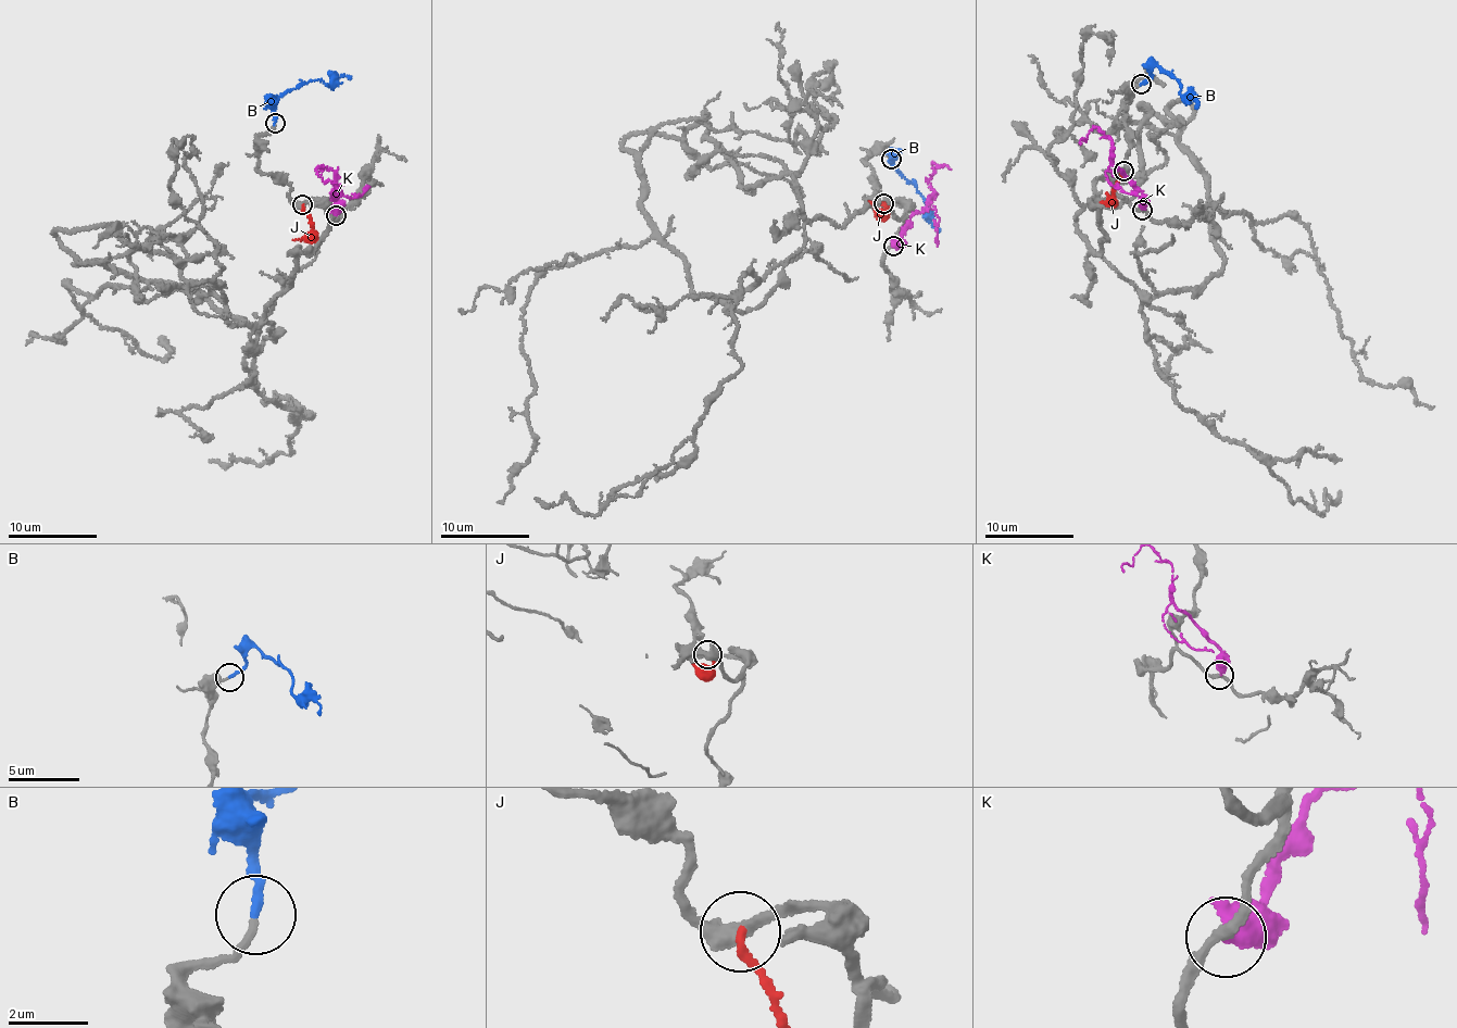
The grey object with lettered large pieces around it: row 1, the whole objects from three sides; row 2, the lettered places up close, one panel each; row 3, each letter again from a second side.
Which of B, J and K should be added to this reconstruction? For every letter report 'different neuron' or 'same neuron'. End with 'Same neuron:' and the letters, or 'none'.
B: same neuron
J: different neuron
K: different neuron
Same neuron: B

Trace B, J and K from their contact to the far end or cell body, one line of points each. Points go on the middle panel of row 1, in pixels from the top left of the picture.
B: (891, 158), (922, 196), (928, 218), (939, 232)
J: (884, 203), (887, 213), (868, 200)
K: (893, 247), (901, 241), (911, 217), (933, 193), (928, 180), (932, 165), (945, 165), (951, 170)

